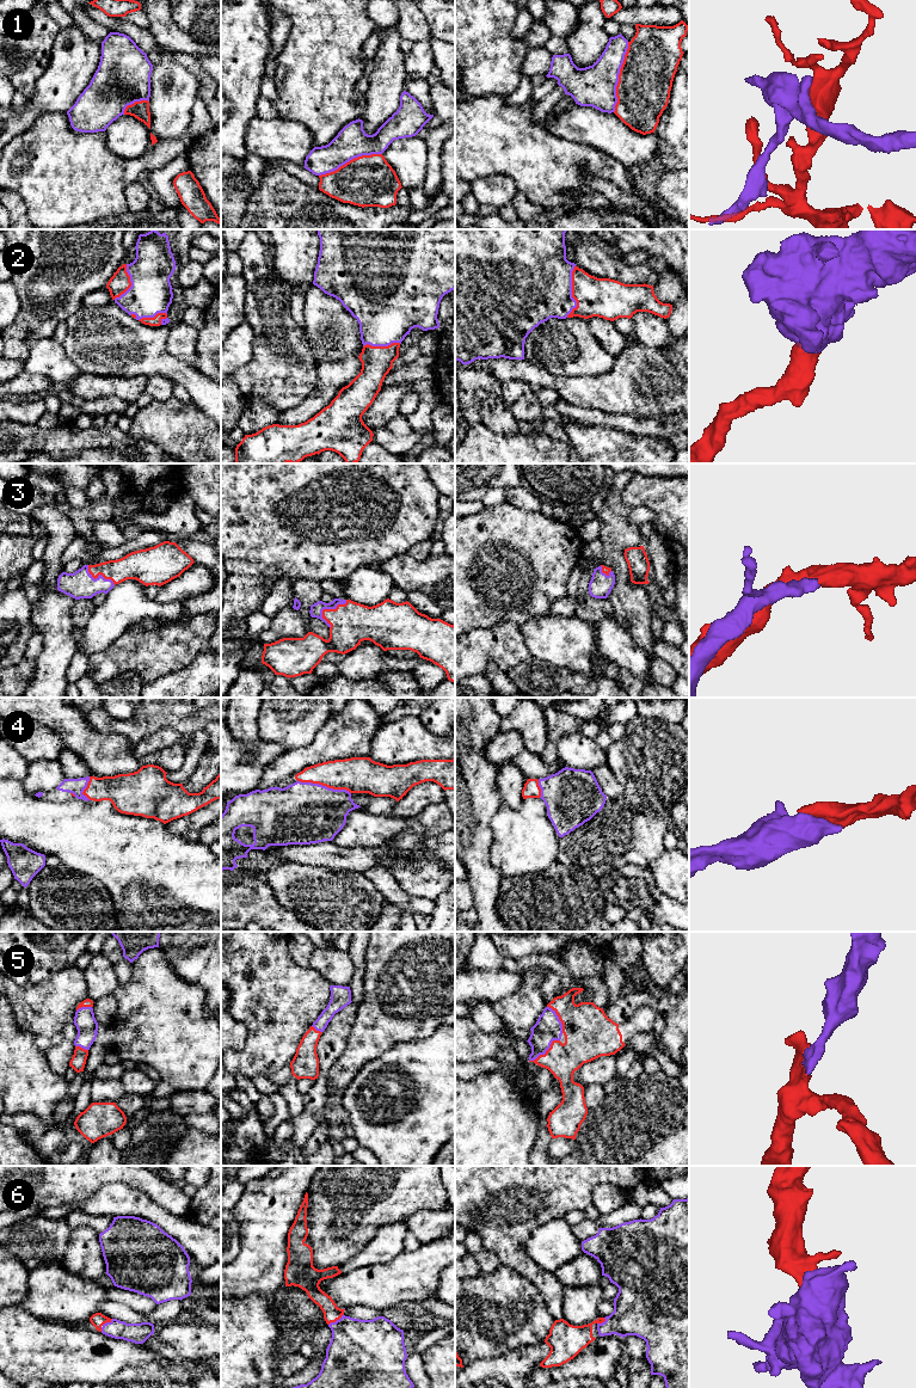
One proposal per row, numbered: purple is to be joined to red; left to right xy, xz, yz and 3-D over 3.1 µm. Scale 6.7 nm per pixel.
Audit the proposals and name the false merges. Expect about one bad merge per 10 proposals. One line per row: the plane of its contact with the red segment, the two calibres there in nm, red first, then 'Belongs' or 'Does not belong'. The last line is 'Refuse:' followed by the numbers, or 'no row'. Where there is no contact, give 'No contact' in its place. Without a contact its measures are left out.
1: Touches red in yz. Thickness 360 nm (red) against 280 nm. Does not belong
2: Touches red in yz. Thickness 260 nm (red) against 480 nm. Belongs
3: Touches red in xz. Thickness 280 nm (red) against 80 nm. Belongs
4: Touches red in xz. Thickness 240 nm (red) against 420 nm. Belongs
5: Touches red in yz. Thickness 240 nm (red) against 180 nm. Belongs
6: Touches red in xz. Thickness 110 nm (red) against 400 nm. Belongs
Refuse: 1

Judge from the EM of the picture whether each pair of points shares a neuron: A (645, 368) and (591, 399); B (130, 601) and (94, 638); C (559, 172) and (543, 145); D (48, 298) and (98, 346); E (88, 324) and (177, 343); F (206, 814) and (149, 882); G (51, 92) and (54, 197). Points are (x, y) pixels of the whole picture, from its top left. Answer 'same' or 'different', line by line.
A: same
B: same
C: same
D: different
E: different
F: different
G: different

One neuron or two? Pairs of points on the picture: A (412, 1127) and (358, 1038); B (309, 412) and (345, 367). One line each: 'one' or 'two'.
A: two
B: one

